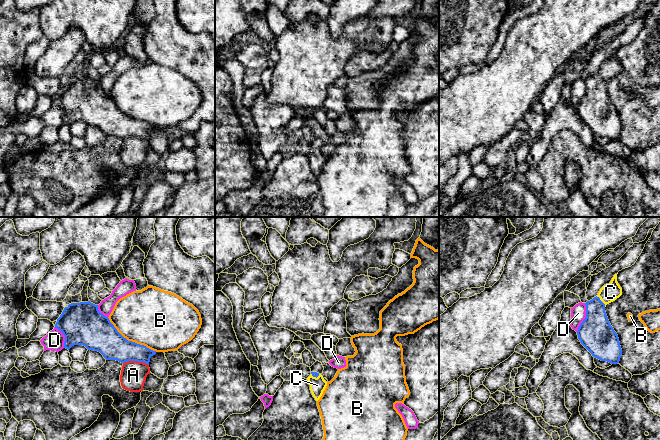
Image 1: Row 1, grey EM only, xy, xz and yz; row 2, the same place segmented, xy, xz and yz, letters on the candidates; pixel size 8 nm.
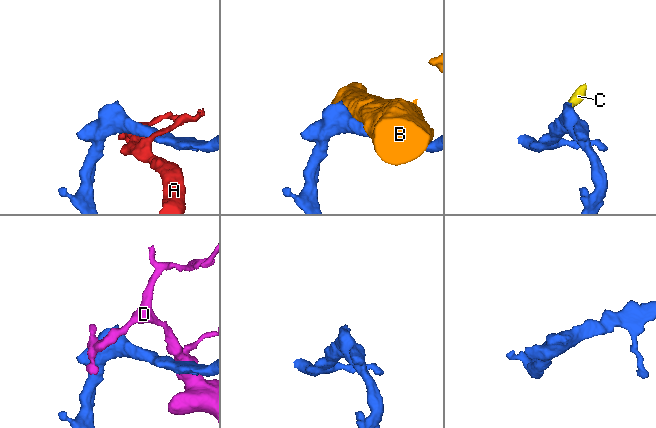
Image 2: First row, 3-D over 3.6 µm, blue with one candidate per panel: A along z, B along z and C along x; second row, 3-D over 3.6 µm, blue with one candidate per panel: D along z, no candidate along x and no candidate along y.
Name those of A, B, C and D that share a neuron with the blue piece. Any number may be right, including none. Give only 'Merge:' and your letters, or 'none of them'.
Merge: C

